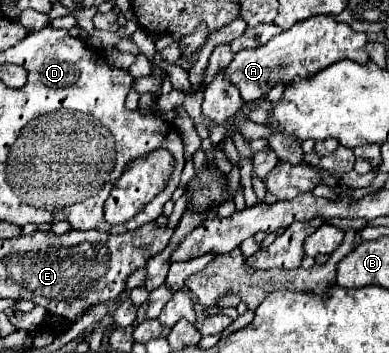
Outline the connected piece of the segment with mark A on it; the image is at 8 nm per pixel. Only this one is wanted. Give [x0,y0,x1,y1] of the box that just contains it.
[225,16,369,100]

